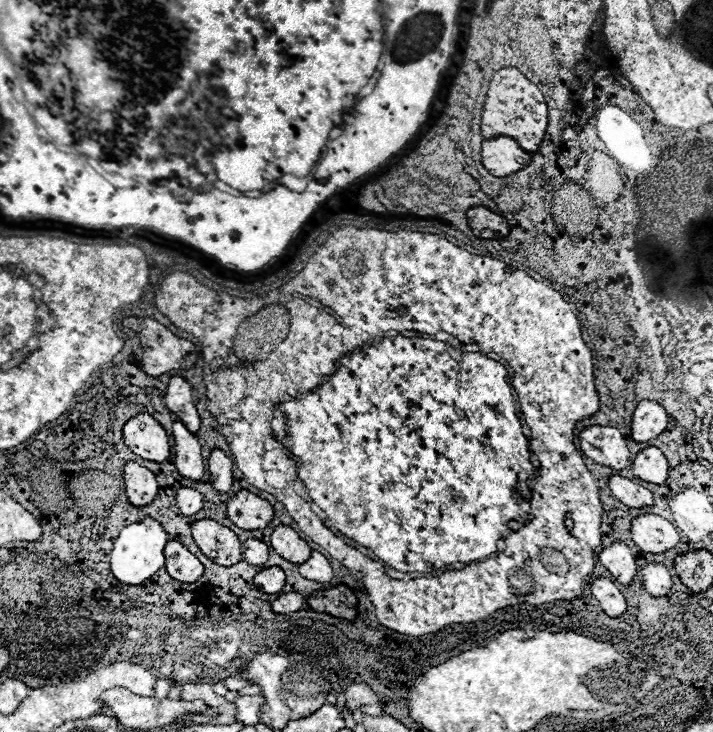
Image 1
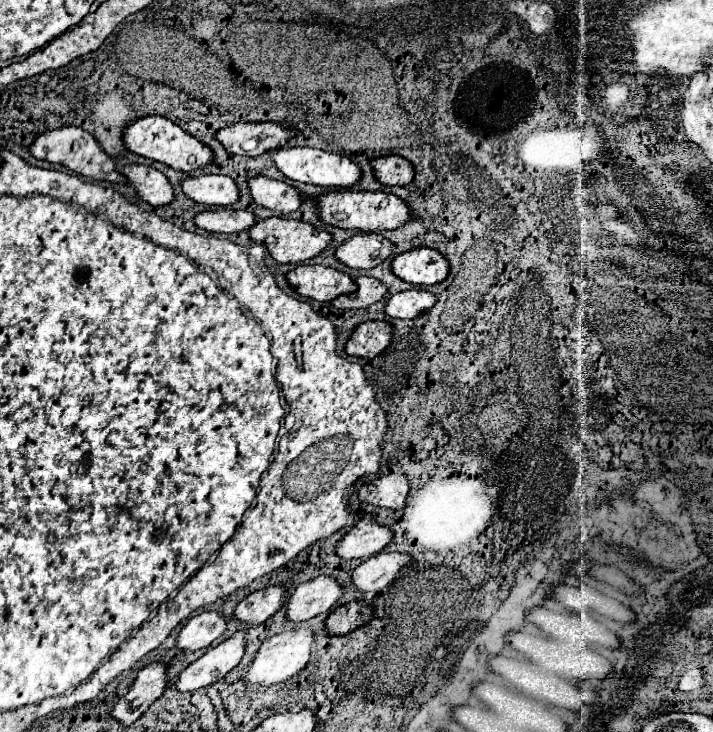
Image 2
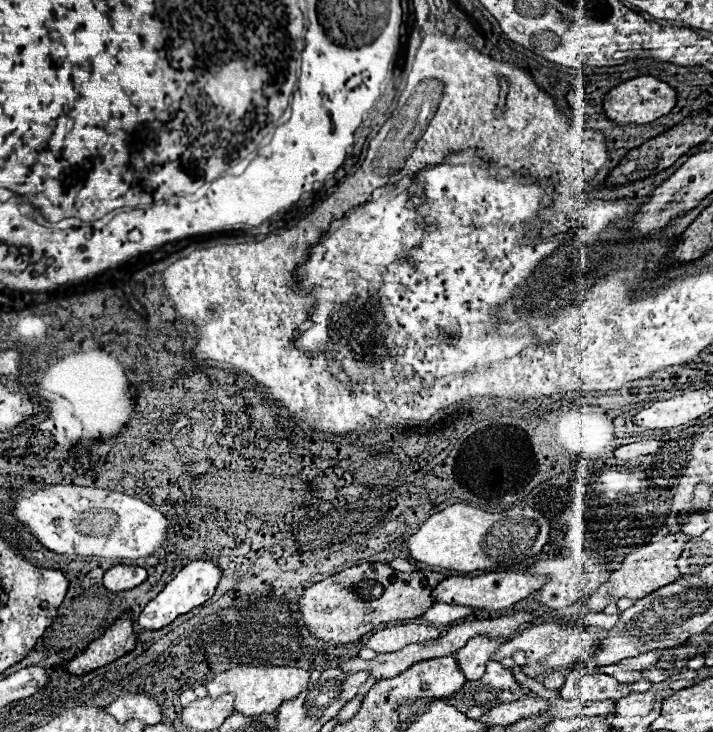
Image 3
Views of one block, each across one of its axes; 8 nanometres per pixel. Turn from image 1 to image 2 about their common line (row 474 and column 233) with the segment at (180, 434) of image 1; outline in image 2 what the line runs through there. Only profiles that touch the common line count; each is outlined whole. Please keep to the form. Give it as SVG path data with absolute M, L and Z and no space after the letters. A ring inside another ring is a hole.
M190 176L180 180L184 196L206 206L230 206L238 200L238 188L228 176Z

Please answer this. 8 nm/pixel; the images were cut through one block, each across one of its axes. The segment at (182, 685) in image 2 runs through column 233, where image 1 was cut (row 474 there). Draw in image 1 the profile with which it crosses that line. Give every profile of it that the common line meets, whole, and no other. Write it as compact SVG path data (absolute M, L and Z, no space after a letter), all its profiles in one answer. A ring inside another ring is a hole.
M650 446L634 458L632 472L642 480L660 486L668 480L668 460L662 454L662 450L658 450L656 446Z

